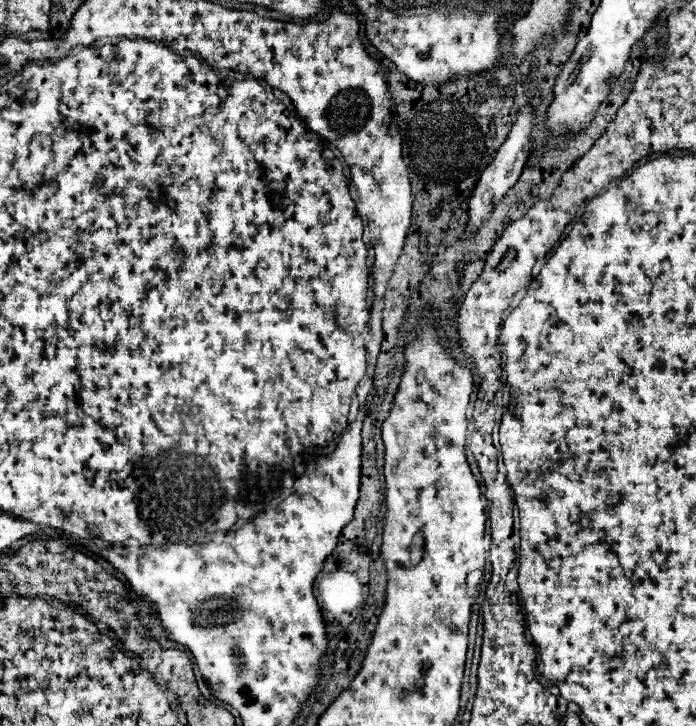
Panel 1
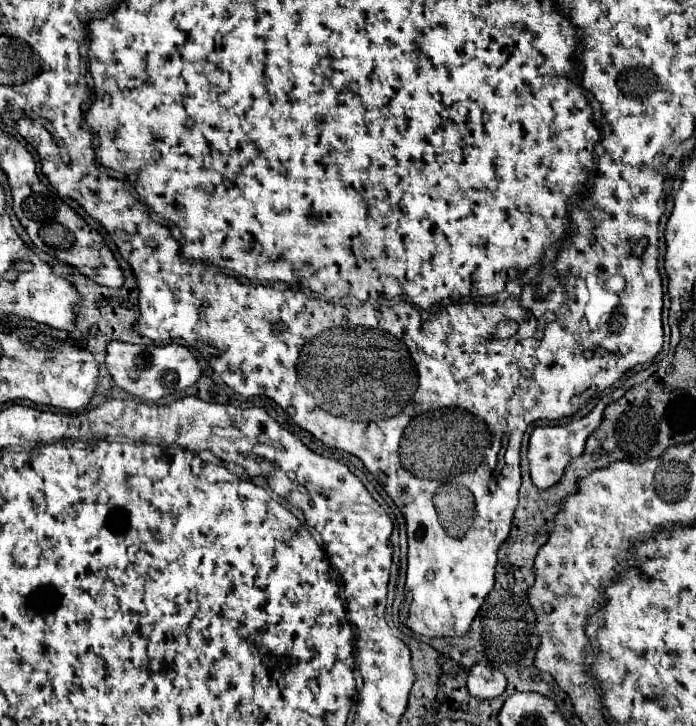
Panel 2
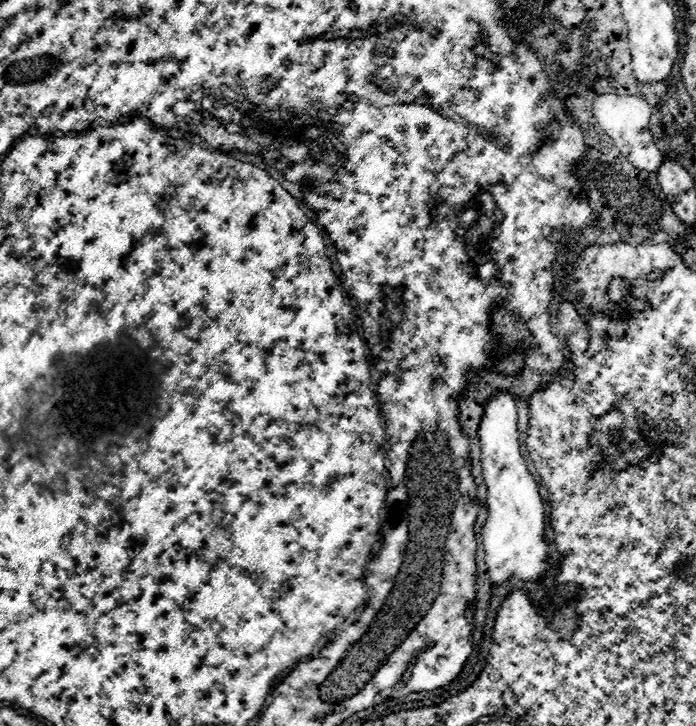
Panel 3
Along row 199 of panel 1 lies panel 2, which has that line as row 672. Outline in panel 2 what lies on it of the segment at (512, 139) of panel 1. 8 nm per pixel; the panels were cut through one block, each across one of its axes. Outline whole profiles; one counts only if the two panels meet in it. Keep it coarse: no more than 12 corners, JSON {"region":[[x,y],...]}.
{"region":[[480,662],[470,668],[468,692],[496,698],[506,690],[506,676]]}

